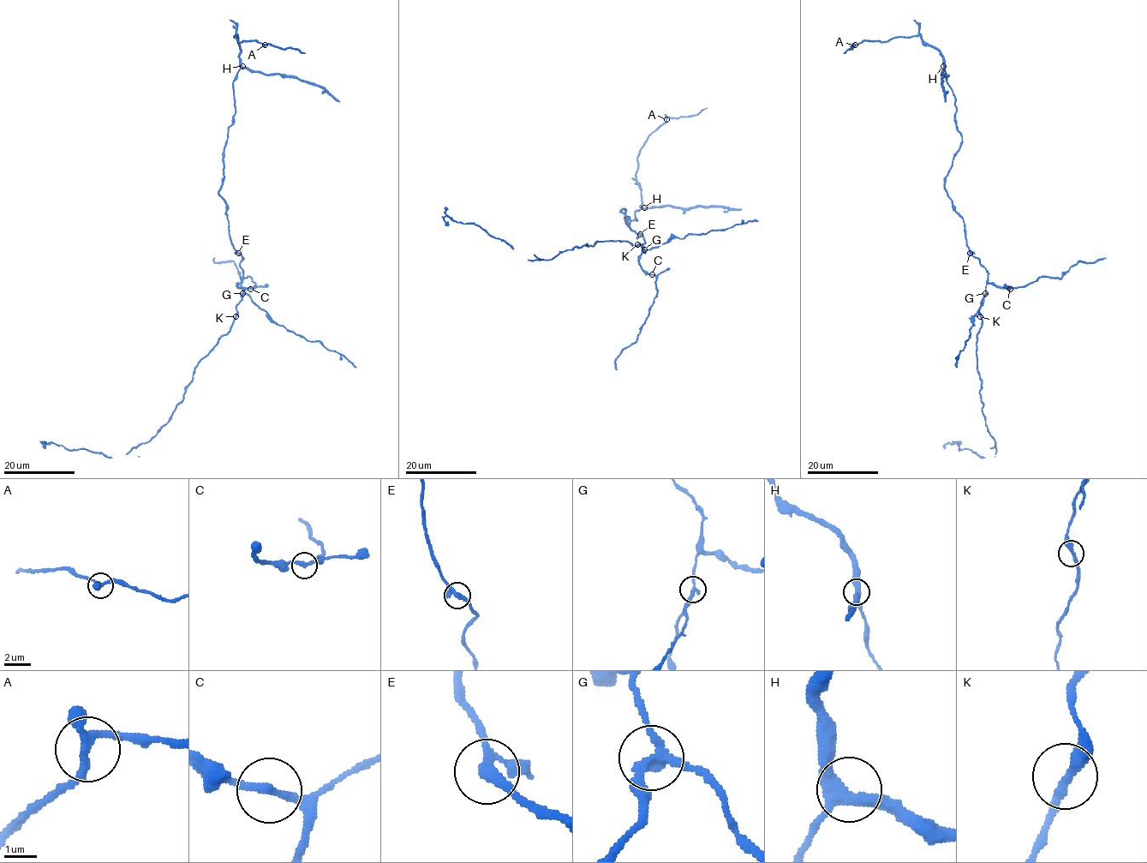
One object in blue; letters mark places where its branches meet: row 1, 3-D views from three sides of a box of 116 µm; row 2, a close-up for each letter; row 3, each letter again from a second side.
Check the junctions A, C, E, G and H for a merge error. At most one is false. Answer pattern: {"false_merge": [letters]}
{"false_merge": ["G"]}

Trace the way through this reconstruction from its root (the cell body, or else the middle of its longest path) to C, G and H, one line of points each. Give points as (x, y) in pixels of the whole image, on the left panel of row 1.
C: (238, 252), (242, 257), (240, 264), (242, 279), (237, 285), (250, 289)
G: (238, 252), (242, 257), (240, 264), (242, 269), (242, 293)
H: (238, 252), (218, 190), (228, 128), (235, 113), (232, 83), (242, 66)

